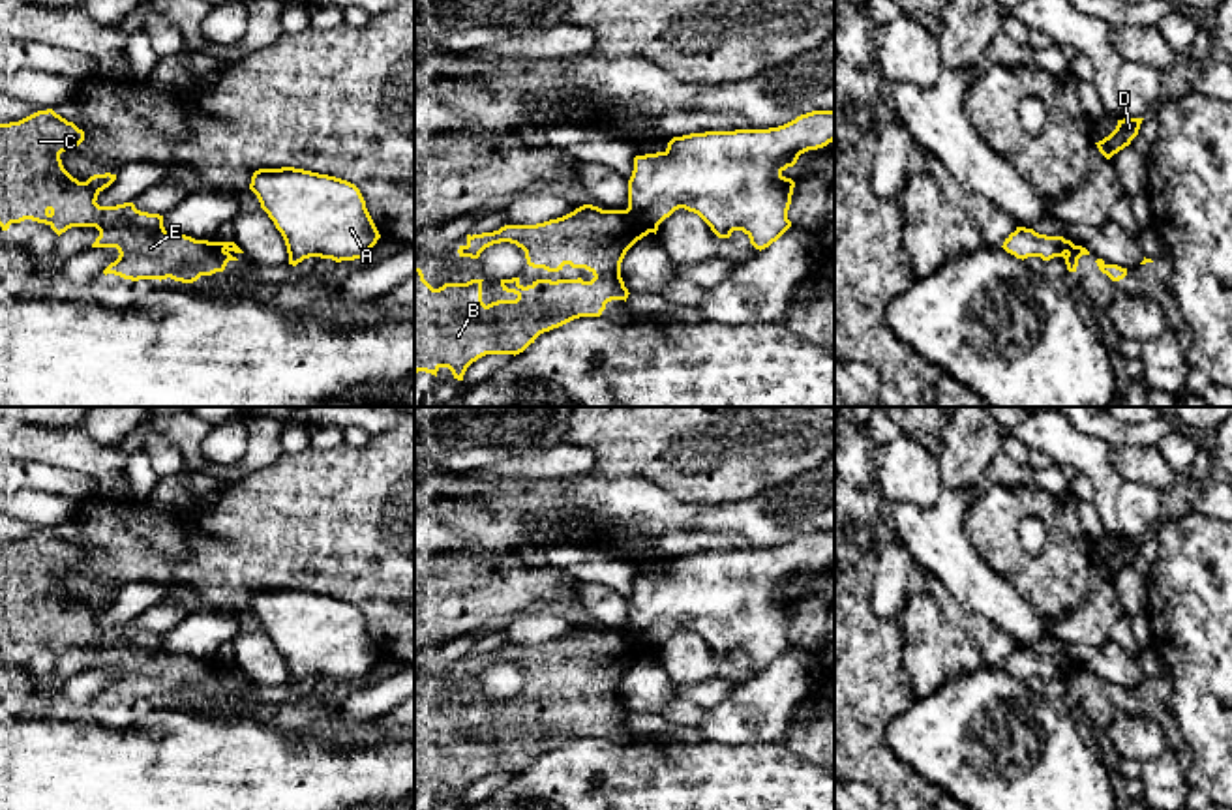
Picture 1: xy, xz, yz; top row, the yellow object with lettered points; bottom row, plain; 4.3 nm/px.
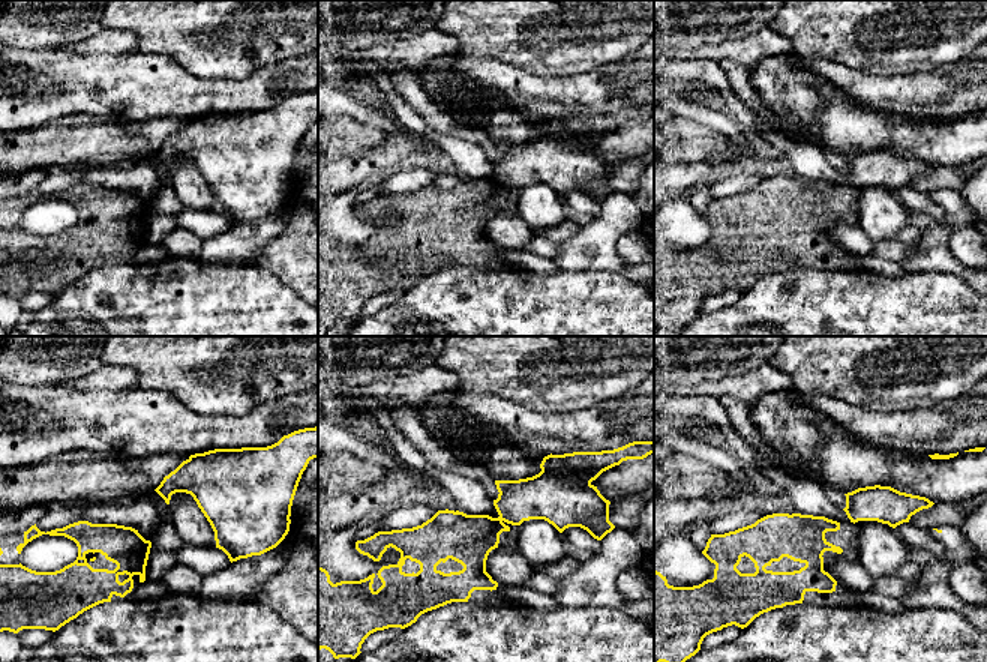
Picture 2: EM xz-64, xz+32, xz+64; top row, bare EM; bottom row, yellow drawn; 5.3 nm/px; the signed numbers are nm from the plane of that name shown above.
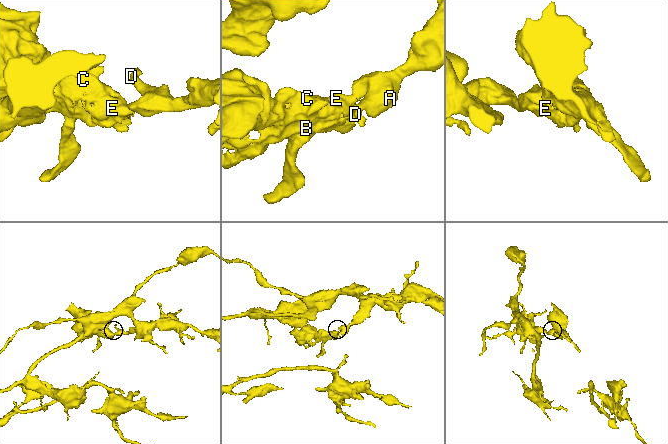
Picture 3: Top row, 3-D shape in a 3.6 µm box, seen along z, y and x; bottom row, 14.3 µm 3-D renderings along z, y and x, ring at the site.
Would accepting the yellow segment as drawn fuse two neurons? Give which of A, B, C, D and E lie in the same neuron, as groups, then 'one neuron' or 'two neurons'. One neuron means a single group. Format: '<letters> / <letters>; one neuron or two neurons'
A D / B C E; two neurons

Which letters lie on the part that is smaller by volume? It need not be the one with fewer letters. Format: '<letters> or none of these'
B, C, E

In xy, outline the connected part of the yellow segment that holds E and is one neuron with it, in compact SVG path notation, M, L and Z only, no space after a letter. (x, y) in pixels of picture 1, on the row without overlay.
M53 529L38 531L19 542L0 544L0 647L32 639L49 645L58 656L71 647L96 647L99 656L92 668L116 668L118 679L103 694L124 699L174 699L193 703L201 696L223 692L229 681L238 681L216 662L195 660L167 652L163 636L135 628L133 622L99 626L98 615L109 608L116 594L94 594L86 602L73 598L62 585L60 574L77 568L84 551Z

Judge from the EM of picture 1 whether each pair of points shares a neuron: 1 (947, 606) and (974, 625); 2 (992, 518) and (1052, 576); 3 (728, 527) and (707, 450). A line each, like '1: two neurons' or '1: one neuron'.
1: one neuron
2: one neuron
3: two neurons

